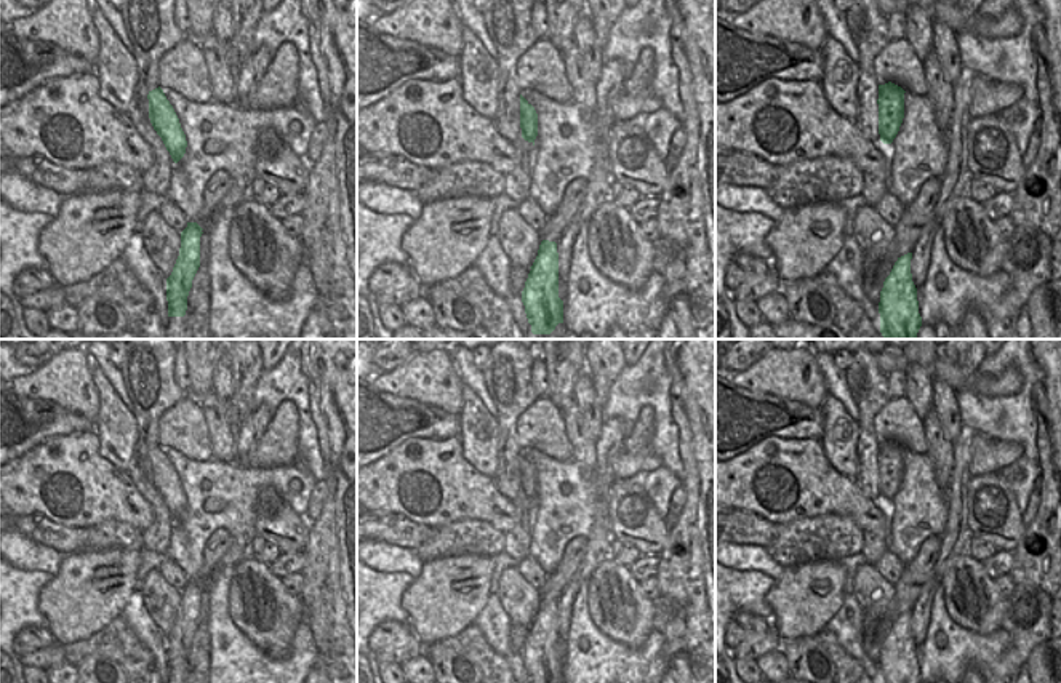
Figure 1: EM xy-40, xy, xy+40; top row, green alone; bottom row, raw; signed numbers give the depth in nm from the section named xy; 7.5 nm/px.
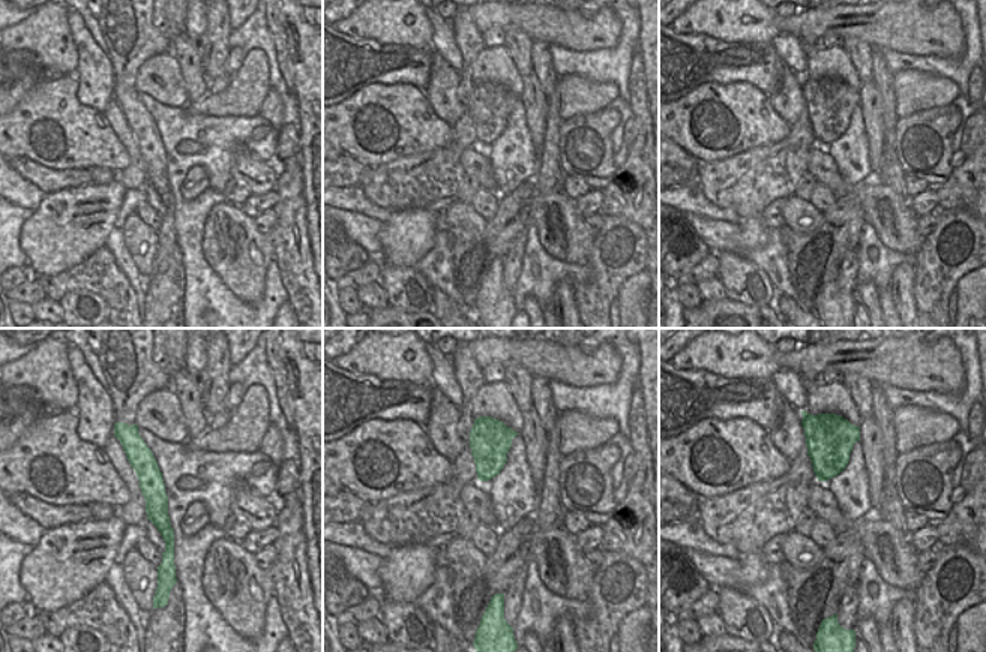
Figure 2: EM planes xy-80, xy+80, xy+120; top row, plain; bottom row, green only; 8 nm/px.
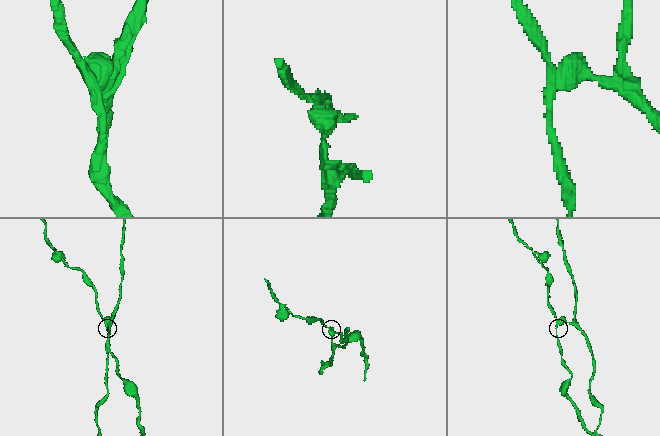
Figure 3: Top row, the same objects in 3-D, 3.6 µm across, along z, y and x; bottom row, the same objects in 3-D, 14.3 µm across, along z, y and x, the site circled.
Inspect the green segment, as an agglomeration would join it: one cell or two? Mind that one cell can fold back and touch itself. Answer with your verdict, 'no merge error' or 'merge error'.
merge error

